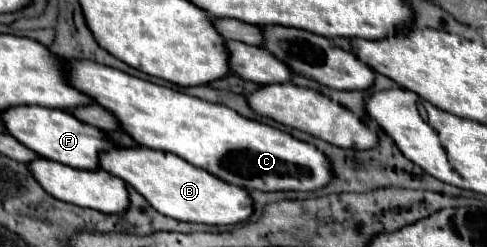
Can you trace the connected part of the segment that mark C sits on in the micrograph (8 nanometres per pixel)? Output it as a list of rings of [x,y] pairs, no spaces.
[[[69,61],[69,83],[97,99],[101,107],[109,109],[113,115],[117,115],[119,123],[123,125],[123,131],[127,131],[139,145],[149,149],[161,149],[167,153],[173,153],[209,173],[215,177],[245,187],[245,189],[259,189],[259,191],[317,191],[329,183],[329,163],[325,163],[325,155],[317,151],[311,143],[299,141],[293,135],[279,131],[277,127],[259,123],[255,119],[247,119],[239,115],[235,109],[211,103],[199,97],[191,97],[187,93],[181,93],[171,87],[155,85],[151,81],[127,75],[119,69],[105,67],[93,61]]]

